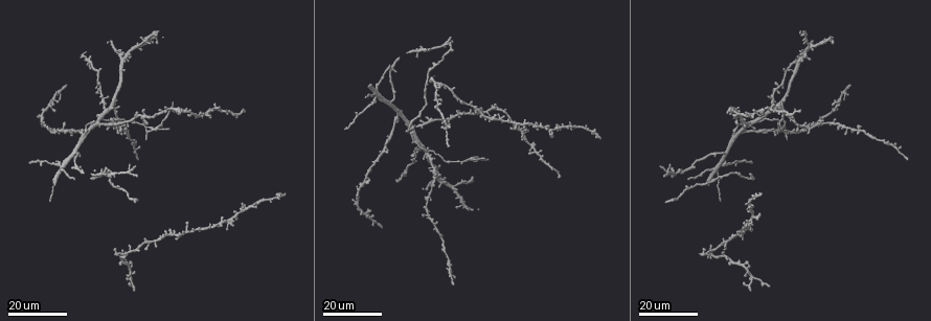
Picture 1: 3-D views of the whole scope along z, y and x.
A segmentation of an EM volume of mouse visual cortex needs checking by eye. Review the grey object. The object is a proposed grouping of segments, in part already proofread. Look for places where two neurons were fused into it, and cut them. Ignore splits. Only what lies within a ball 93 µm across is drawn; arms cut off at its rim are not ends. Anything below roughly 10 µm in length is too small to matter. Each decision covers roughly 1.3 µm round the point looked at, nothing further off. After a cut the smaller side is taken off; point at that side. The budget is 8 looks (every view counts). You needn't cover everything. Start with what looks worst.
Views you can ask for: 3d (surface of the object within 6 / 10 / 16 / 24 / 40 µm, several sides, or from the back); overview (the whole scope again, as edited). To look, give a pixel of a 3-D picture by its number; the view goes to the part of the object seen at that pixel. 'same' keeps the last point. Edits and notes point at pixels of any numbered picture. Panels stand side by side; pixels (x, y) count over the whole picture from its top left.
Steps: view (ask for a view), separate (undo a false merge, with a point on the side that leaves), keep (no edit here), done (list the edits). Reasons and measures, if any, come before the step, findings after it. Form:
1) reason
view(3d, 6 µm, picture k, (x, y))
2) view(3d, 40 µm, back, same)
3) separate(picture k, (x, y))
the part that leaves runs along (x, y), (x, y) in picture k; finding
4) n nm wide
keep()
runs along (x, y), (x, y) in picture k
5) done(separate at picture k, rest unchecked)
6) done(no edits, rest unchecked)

four arms meet
view(3d, 16 µm, picture 1, (752, 123))

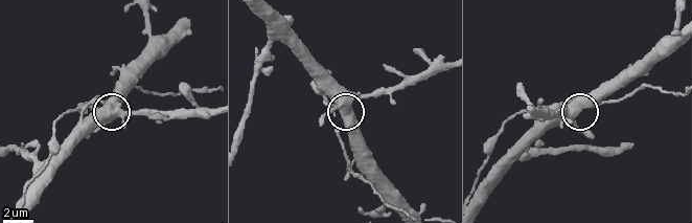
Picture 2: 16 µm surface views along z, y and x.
view(3d, 6 µm, picture 2, (347, 124))

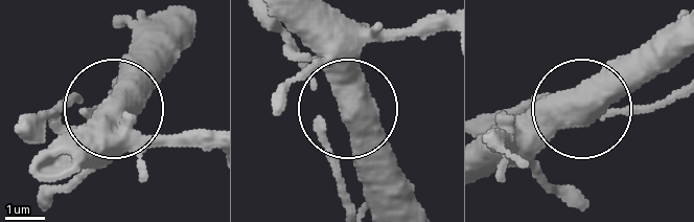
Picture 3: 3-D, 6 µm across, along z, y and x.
4 arms
keep()
all the same neuron

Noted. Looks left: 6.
looks like a crossing
view(3d, 16 µm, picture 1, (119, 54))

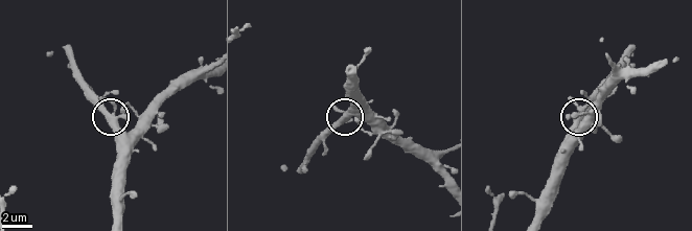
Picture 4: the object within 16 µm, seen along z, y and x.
view(3d, 6 µm, picture 4, (107, 111))

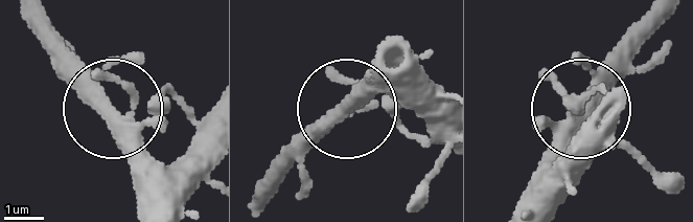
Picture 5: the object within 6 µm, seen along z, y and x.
keep()
runs along (140, 200), (137, 140), (33, 34) in picture 5; continuous, no second neuron

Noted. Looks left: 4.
four-way junction
view(3d, 24 µm, picture 1, (430, 154))

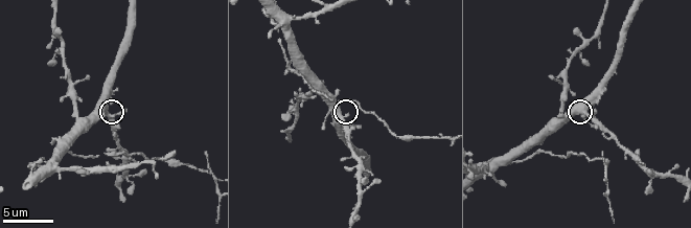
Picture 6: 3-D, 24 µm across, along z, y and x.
view(3d, 6 µm, picture 6, (585, 111))

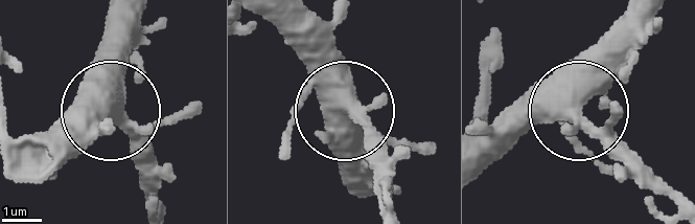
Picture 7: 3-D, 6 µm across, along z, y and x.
4 arms
keep()
runs along (287, 15), (333, 65), (347, 161) in picture 7; all the same neuron

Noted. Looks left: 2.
calibre changes
view(3d, 6 µm, picture 6, (393, 133))

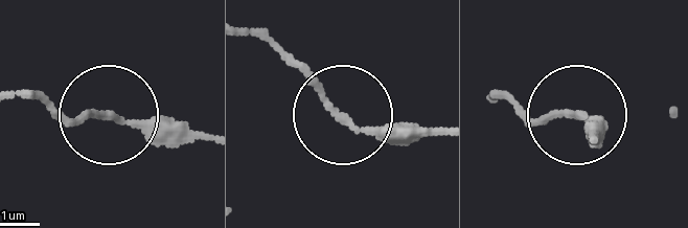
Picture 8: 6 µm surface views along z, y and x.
keep()
runs along (9, 94), (70, 114), (200, 131) in picture 8; continuous, no second neuron

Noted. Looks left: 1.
done(no edits, rest unchecked)

